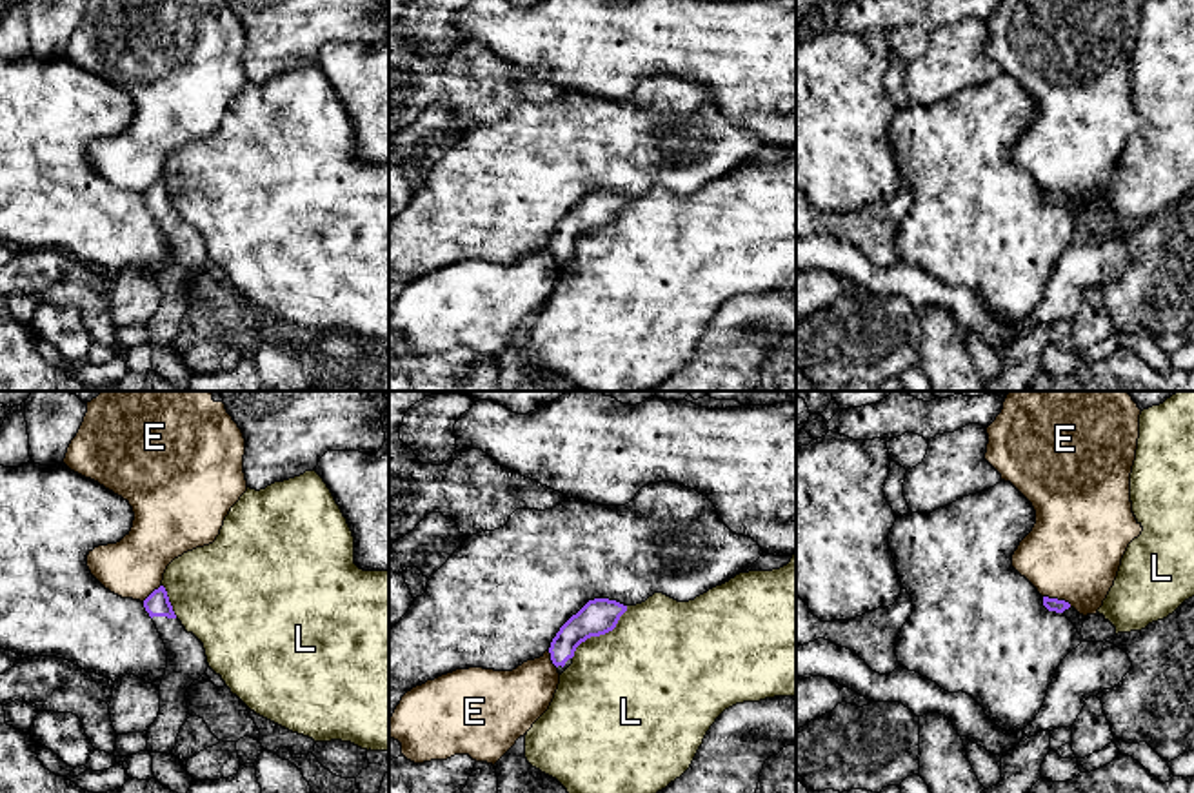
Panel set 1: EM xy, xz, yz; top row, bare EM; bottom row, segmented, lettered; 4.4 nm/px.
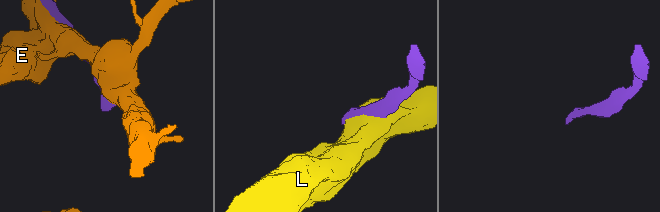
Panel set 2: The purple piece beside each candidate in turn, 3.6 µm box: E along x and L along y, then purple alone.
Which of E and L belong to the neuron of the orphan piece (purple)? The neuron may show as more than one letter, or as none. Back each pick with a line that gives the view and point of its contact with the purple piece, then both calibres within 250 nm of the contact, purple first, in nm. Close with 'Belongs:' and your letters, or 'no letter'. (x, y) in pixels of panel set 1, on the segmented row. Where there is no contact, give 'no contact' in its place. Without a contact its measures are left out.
Belongs: no letter

